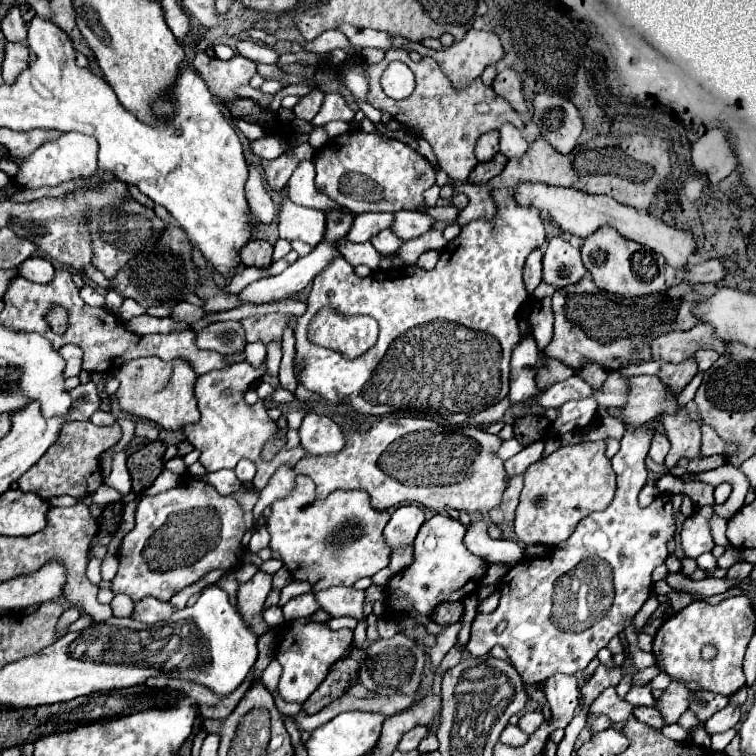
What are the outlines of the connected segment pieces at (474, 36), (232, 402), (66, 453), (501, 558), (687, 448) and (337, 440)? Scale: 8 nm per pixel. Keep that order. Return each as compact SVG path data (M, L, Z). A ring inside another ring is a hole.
M469 29L467 35L459 41L459 43L453 43L451 47L447 47L445 51L435 51L429 49L420 43L413 43L407 41L405 38L395 35L393 36L393 45L397 48L405 48L406 50L417 51L423 56L429 56L435 59L441 69L451 77L453 85L457 89L461 89L463 85L467 85L469 81L473 81L475 77L479 77L483 73L483 69L491 63L497 63L501 57L503 57L503 47L501 47L501 41L495 33L487 33L487 31L477 31L477 29ZM447 67L459 67L459 71L447 71Z
M245 361L235 363L225 371L209 371L205 375L199 375L197 385L195 385L195 395L197 395L197 403L199 403L199 411L201 411L201 421L191 423L181 429L185 433L185 437L189 439L189 443L193 447L201 449L199 461L207 471L234 469L235 465L239 463L239 459L243 459L243 457L251 459L257 467L257 475L253 479L255 489L263 489L281 465L295 465L297 459L305 455L301 445L297 445L297 447L283 445L283 449L273 459L265 459L261 455L267 441L271 441L271 437L279 435L281 429L269 417L267 403L255 403L255 405L247 407L243 401L243 391L247 391L251 381L255 381L263 375L265 375L265 365L263 365L263 369L255 369ZM223 383L229 383L229 387L233 389L233 393L229 397L221 395Z
M91 421L83 423L67 423L59 435L59 441L31 467L31 471L25 471L23 479L19 479L21 491L31 491L41 495L43 499L59 497L59 495L71 495L71 497L91 497L101 485L103 475L99 467L99 457L109 447L113 447L121 439L121 425L113 423L109 427L97 427Z
M484 521L471 523L467 535L463 539L465 547L485 559L487 563L509 563L515 565L523 559L523 547L517 541L509 539L491 539L488 534L488 524Z
M659 415L659 423L665 427L665 435L671 441L671 451L665 459L667 467L677 467L681 459L703 459L701 447L701 427L691 417L681 415Z
M305 413L301 429L299 429L301 445L311 455L333 455L343 451L345 447L345 435L341 427L325 415L319 413Z

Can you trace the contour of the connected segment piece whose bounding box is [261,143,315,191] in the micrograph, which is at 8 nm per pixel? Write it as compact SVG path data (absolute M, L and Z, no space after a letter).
M303 143L287 153L283 153L281 157L273 159L273 161L261 161L263 169L265 169L265 177L267 177L267 185L273 191L281 191L283 185L287 185L289 177L293 175L295 167L299 167L299 163L313 159L313 149L309 147L309 143Z

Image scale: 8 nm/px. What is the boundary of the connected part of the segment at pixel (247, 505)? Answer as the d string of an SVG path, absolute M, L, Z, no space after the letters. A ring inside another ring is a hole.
M183 481L169 491L139 499L135 527L125 535L117 555L119 571L111 591L125 593L133 601L143 597L169 601L173 593L213 569L235 571L255 531L251 511L257 499L255 489L241 487L231 495L221 495L205 481Z

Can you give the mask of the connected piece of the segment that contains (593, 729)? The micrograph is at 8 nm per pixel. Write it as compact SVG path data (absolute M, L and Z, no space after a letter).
M587 711L587 729L589 729L591 735L597 735L599 731L607 729L609 725L611 725L611 719L607 715L591 715Z

